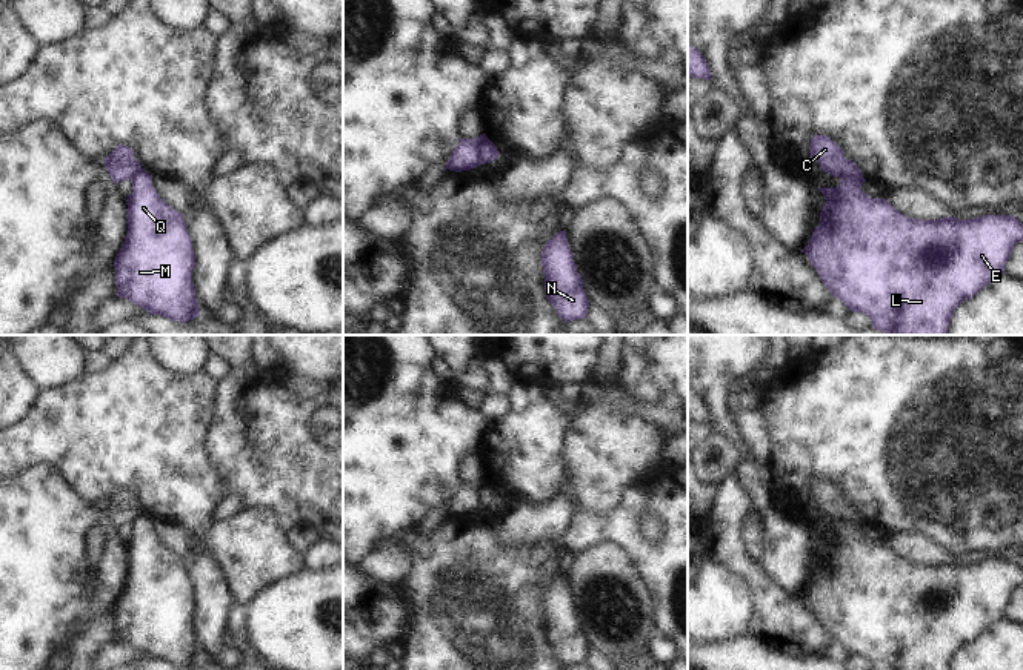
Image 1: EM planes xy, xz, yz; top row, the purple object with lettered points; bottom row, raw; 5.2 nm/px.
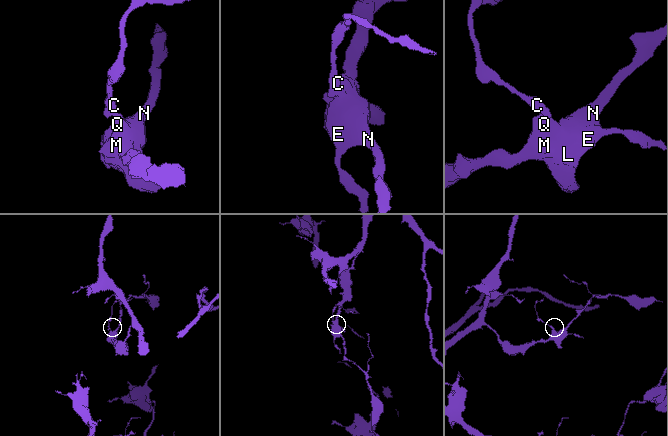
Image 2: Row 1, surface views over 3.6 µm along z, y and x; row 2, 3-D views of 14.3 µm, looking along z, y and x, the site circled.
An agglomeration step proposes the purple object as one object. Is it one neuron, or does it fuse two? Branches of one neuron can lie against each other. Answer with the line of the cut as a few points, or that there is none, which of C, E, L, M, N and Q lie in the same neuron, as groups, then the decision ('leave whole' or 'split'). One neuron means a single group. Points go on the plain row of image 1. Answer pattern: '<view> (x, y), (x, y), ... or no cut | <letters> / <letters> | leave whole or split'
xz (485, 480), (479, 490), (479, 507) | C / E L M N Q | split

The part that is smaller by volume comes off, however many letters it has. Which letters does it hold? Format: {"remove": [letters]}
{"remove": ["C"]}

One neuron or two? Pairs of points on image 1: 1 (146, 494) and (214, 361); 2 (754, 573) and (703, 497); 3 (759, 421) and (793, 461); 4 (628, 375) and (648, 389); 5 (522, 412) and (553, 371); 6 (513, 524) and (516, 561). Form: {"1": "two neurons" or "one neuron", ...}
{"1": "two neurons", "2": "two neurons", "3": "two neurons", "4": "one neuron", "5": "two neurons", "6": "two neurons"}

